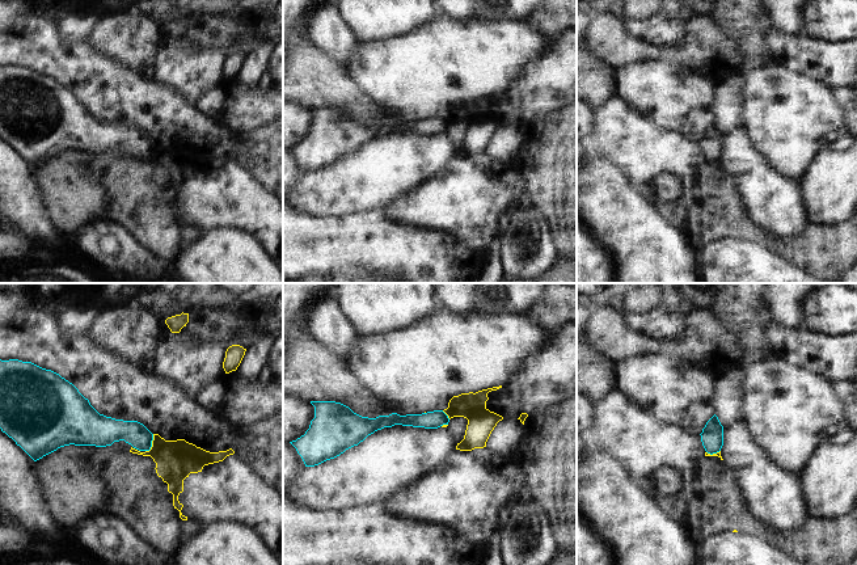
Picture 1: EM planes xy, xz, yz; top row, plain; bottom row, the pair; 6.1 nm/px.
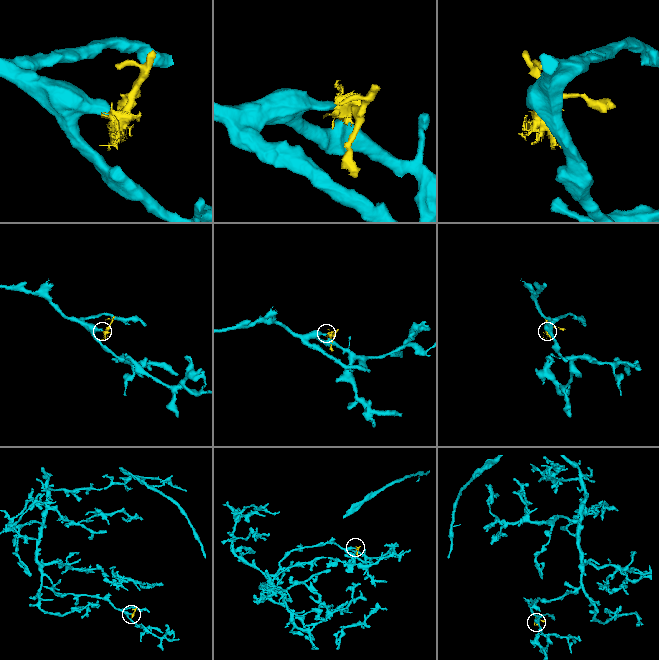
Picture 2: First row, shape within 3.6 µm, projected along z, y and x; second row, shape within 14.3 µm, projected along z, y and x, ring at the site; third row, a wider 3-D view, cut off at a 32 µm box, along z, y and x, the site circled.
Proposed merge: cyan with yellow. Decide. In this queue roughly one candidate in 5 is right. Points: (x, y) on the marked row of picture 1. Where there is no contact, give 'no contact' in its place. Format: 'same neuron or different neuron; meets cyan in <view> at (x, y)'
different neuron; meets cyan in xy at (151, 443)

